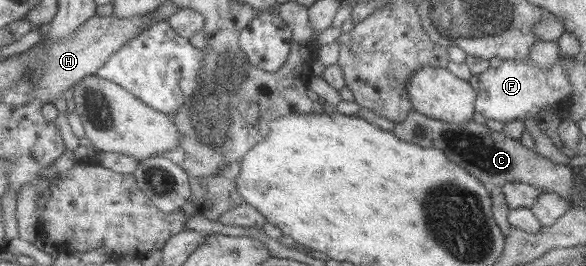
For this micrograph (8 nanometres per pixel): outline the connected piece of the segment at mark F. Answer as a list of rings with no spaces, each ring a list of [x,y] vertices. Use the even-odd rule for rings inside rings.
[[[557,57],[551,67],[537,67],[531,60],[505,59],[495,67],[478,74],[471,74],[466,81],[475,92],[474,111],[485,119],[494,119],[501,123],[535,117],[541,108],[553,106],[557,101],[570,97],[570,83],[567,79],[563,58]]]

